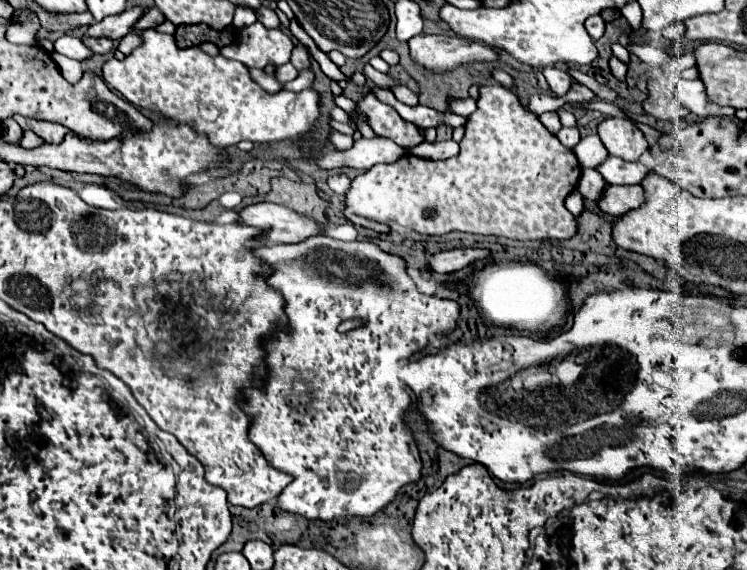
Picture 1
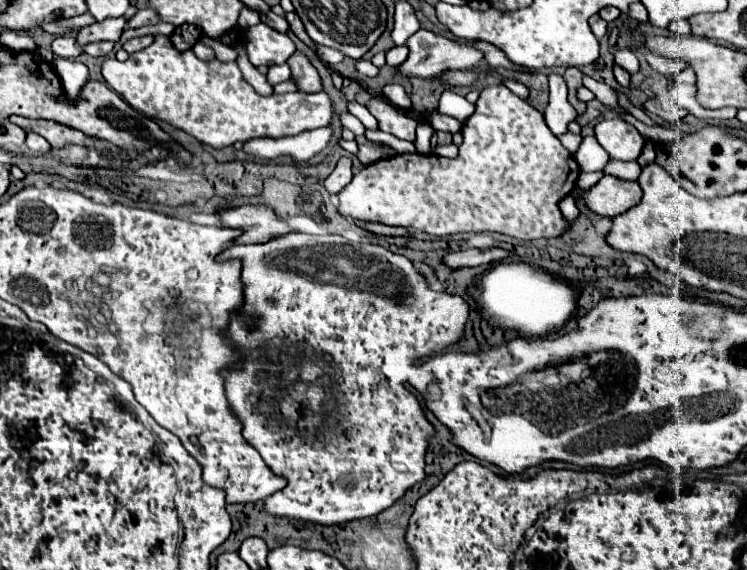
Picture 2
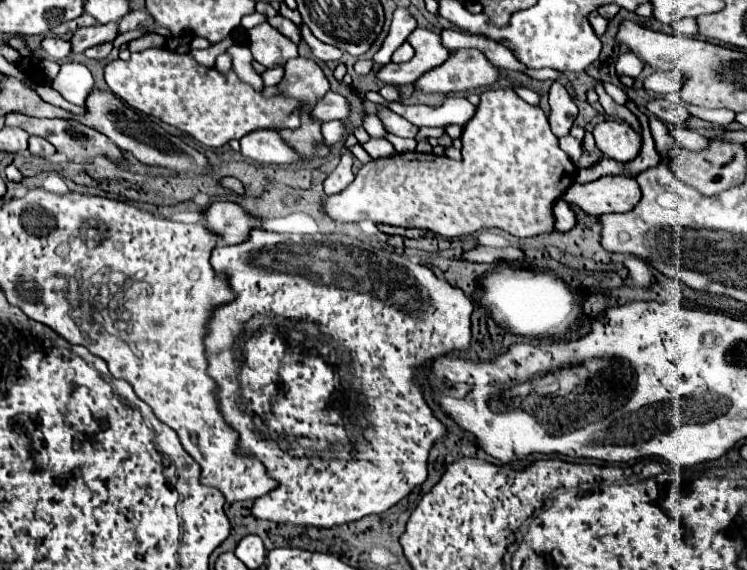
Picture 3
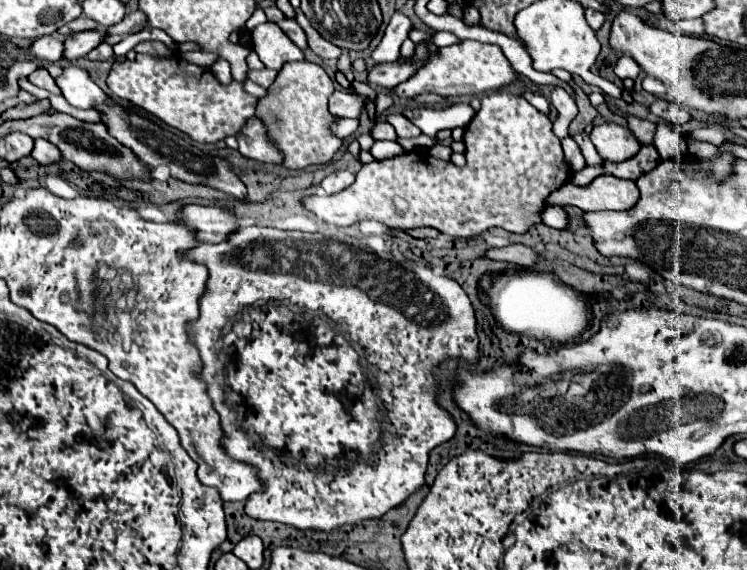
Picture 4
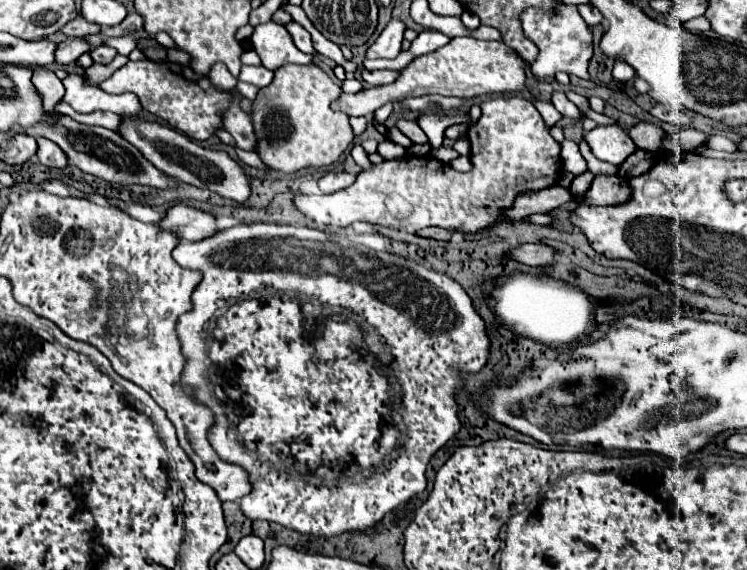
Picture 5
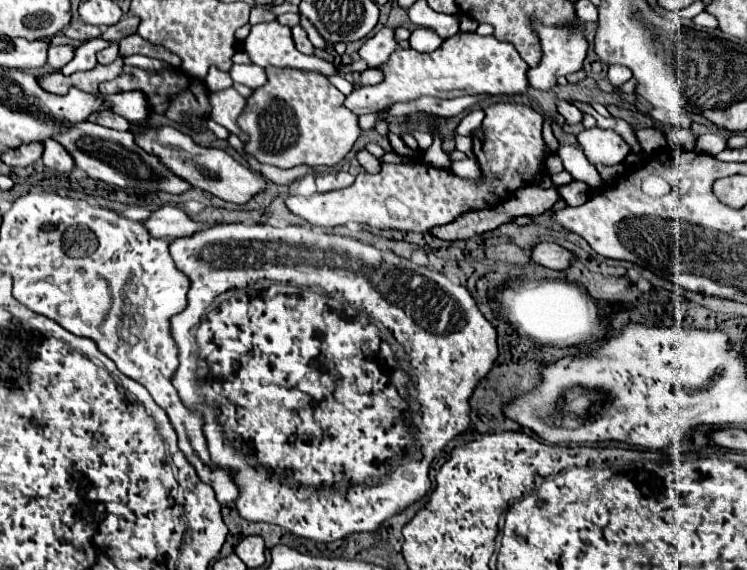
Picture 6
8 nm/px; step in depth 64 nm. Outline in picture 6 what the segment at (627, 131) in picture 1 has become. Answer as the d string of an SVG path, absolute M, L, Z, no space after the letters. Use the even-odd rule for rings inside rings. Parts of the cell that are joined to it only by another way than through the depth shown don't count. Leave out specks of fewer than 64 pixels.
M598 126L582 130L578 134L578 142L592 164L620 164L630 154L630 144L620 134L614 130L602 130Z

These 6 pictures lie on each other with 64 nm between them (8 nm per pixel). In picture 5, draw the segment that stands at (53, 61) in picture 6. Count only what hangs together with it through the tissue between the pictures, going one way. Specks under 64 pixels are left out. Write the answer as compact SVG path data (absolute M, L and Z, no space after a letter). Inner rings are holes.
M68 38L58 44L56 48L56 62L58 64L72 64L76 62L84 52L88 52L92 46L84 38Z

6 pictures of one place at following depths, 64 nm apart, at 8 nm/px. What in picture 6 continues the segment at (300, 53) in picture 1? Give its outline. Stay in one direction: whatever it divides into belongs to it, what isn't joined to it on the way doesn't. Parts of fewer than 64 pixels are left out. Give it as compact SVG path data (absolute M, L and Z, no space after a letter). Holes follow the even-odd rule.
M266 68L268 84L254 90L248 98L248 104L238 118L238 124L244 132L248 132L250 140L246 150L252 152L258 162L278 166L278 168L294 168L294 166L334 166L352 150L352 144L360 136L358 118L342 106L344 94L320 72L308 72L298 68Z

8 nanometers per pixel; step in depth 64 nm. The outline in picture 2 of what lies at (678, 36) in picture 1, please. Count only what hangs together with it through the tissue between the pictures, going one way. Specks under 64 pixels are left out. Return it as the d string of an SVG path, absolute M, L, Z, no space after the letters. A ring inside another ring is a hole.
M678 20L678 22L672 22L672 24L668 26L668 30L670 30L674 36L680 36L680 38L690 36L690 24L688 24L688 20Z

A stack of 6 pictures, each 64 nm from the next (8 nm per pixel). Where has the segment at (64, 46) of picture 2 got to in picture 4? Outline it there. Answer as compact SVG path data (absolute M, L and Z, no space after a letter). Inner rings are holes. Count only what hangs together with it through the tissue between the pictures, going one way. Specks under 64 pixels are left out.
M42 36L40 40L36 40L32 44L32 48L28 52L34 58L38 58L40 62L58 62L64 52L64 42L56 36Z

